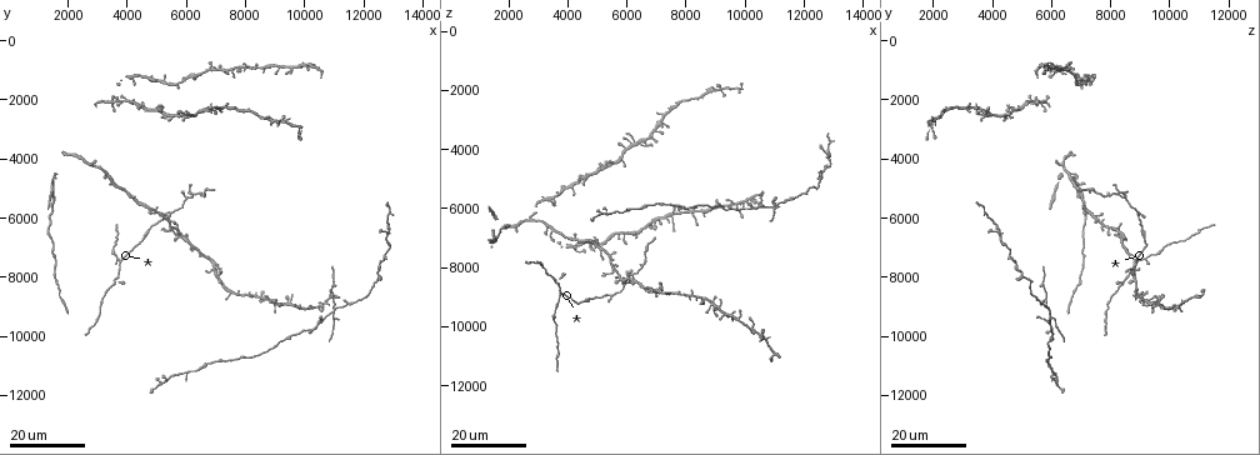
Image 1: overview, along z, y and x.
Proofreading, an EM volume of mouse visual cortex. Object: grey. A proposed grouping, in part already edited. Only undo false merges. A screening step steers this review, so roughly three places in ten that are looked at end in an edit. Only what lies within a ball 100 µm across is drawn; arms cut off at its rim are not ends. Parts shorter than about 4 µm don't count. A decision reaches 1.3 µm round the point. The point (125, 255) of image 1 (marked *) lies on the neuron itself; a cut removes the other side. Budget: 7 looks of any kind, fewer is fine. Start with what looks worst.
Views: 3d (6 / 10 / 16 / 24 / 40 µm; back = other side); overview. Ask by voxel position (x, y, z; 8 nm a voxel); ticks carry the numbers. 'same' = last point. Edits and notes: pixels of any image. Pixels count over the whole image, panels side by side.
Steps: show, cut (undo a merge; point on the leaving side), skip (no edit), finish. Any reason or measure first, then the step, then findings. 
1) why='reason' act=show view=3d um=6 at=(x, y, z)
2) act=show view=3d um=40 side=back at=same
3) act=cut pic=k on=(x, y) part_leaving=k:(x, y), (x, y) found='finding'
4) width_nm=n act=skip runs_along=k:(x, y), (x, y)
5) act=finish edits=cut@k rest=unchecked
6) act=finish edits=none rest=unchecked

why='four-way junction' act=show view=3d um=24 at=(6100, 5200, 8300)

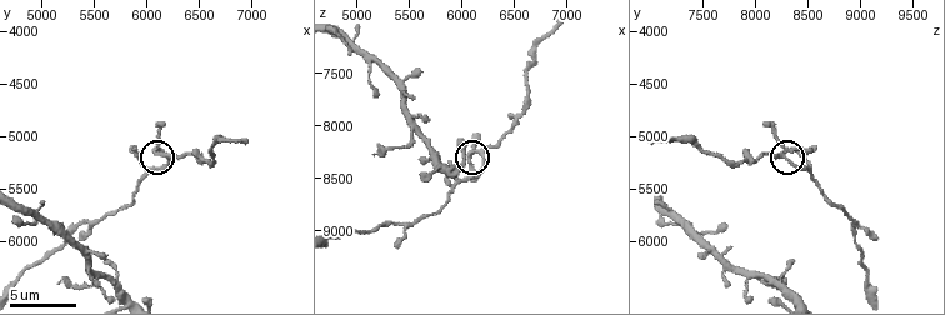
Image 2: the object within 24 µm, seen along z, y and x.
act=show view=3d um=6 at=(6160, 5160, 8220)

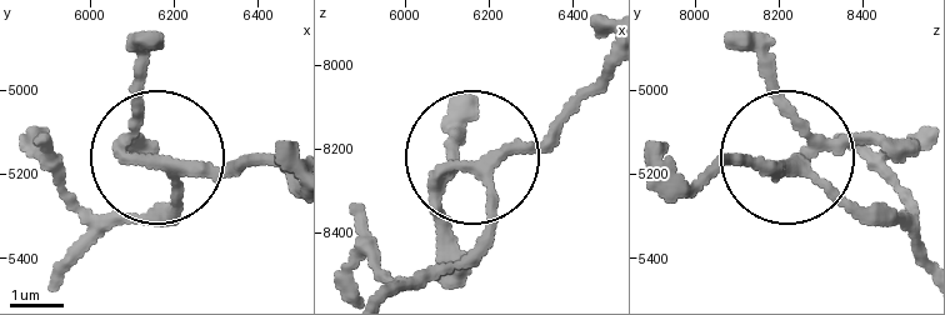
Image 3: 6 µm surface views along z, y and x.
width_nm=200 act=skip runs_along=3:(78, 266), (173, 195), (131, 131), (131, 43) found='all the same neuron'

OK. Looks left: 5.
why='small branch off a trunk' act=show view=3d um=24 at=(11000, 9100, 5900)

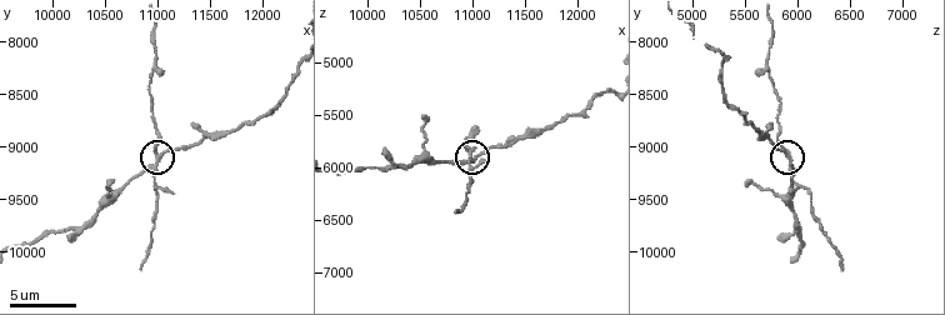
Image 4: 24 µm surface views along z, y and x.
why='zoom in' act=show view=3d um=6 at=(11040, 9060, 5920)

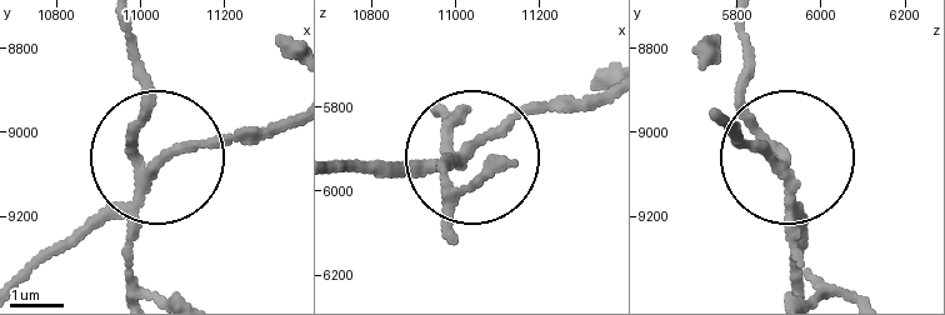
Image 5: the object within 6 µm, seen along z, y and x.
side_arm_um=13 act=cut pic=5 on=(149, 116) part_leaving=5:(139, 183), (130, 26) found='two neurons meet here'

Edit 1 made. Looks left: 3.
act=show view=overview

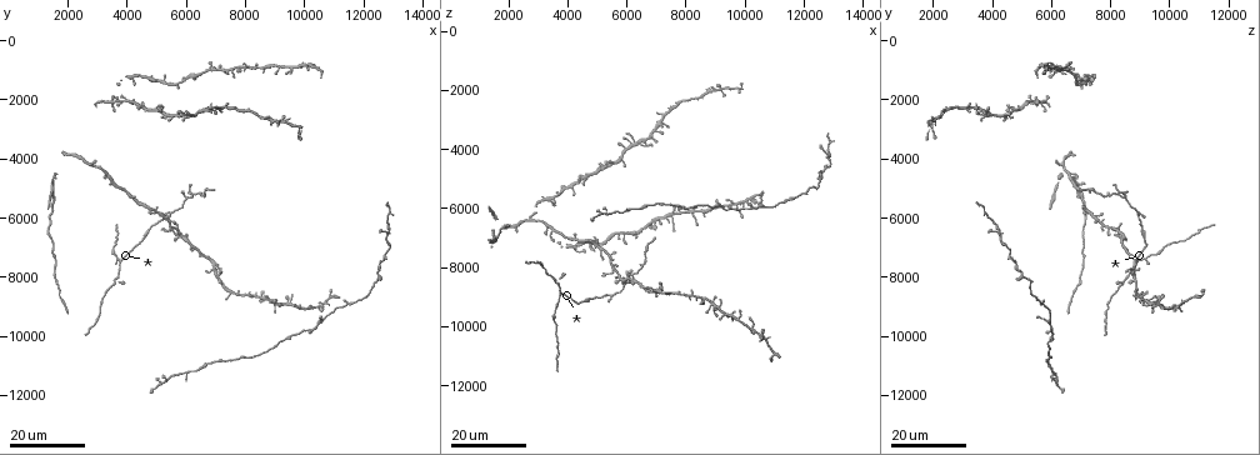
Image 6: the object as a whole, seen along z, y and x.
act=show view=3d um=24 at=(3800, 7400, 8900)

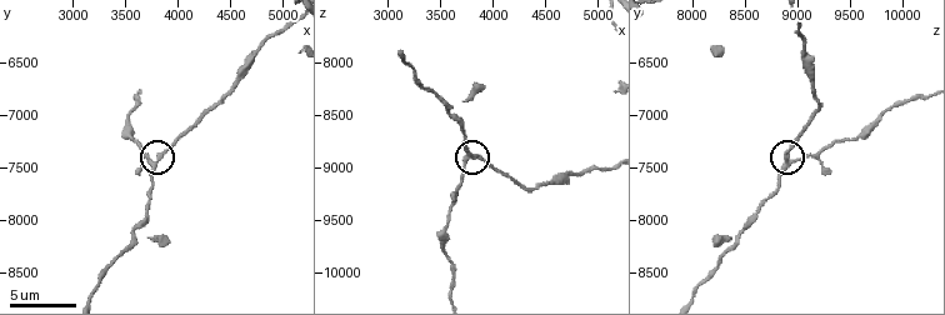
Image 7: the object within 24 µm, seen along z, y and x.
act=show view=3d um=10 at=(3720, 7420, 8960)

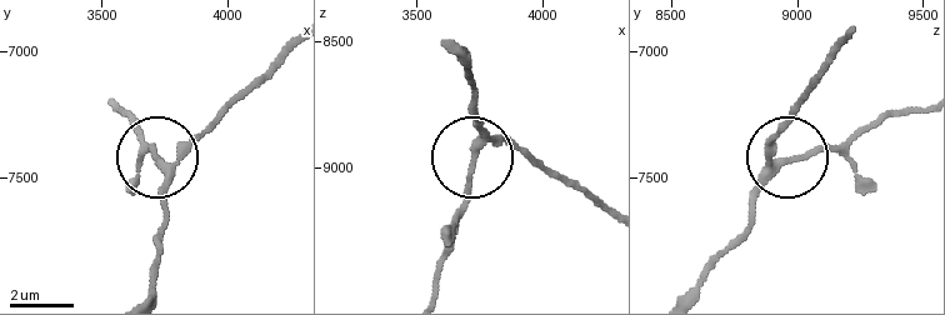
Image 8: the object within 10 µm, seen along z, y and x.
arms=3 act=skip runs_along=8:(784, 120), (776, 153), (784, 161), (841, 150), (870, 129) found='continuous, no second neuron'

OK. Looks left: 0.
act=finish edits=cut@5 rest=unchecked

